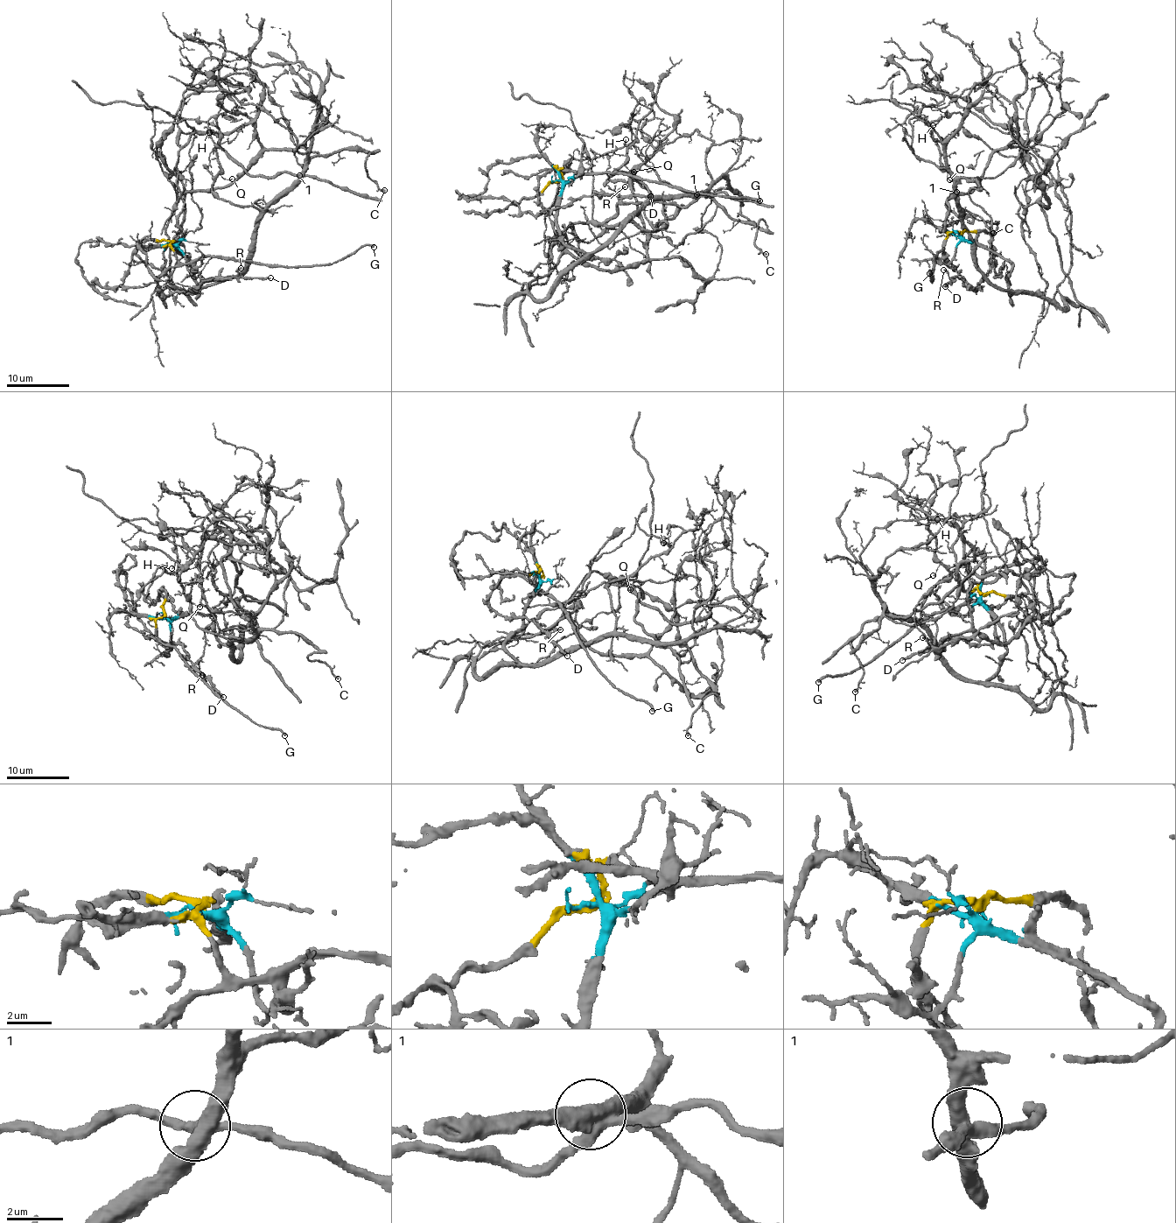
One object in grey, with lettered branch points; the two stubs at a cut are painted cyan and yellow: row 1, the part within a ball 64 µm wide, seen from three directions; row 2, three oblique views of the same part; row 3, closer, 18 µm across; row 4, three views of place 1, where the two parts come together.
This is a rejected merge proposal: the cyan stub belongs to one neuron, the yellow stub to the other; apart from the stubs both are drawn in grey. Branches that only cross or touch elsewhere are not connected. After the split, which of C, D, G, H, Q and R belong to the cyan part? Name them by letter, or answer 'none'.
C, H, Q

